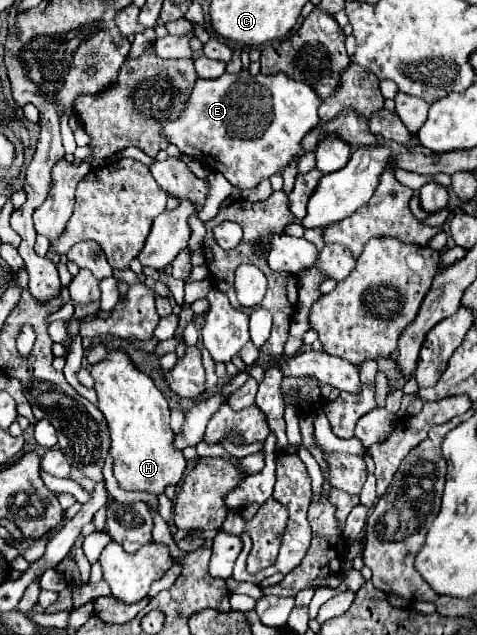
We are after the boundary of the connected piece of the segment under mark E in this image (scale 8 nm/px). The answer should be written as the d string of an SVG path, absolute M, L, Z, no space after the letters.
M239 71L237 75L223 73L217 79L197 79L191 95L187 97L187 105L181 115L173 121L163 123L163 137L177 145L183 155L197 159L207 169L223 173L223 177L239 189L253 189L261 179L271 177L275 173L283 173L285 167L299 155L303 155L301 139L319 123L317 107L319 95L311 85L295 81L285 73L275 75L251 75L249 71Z

